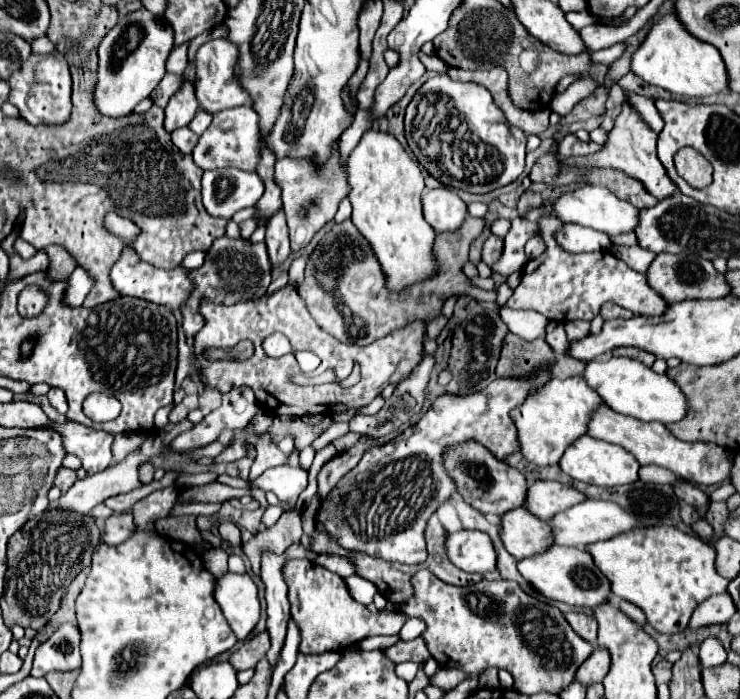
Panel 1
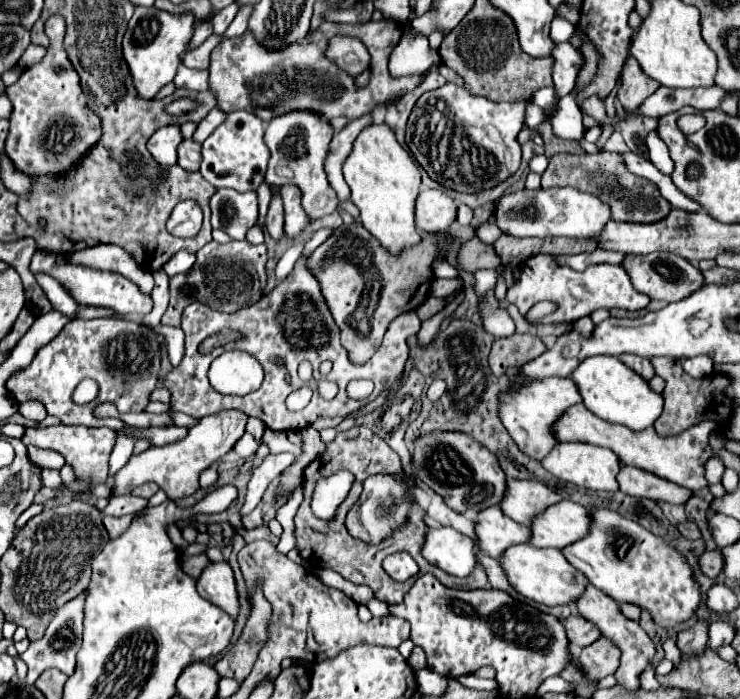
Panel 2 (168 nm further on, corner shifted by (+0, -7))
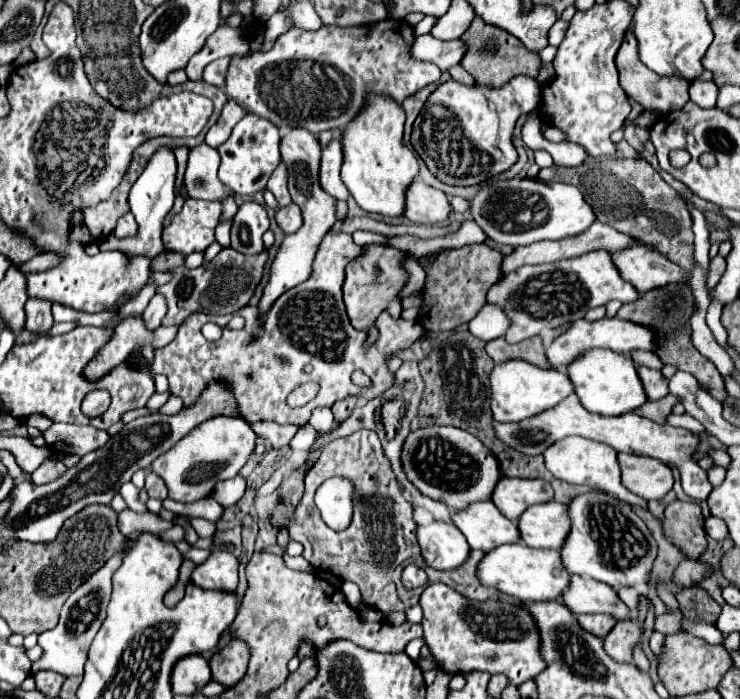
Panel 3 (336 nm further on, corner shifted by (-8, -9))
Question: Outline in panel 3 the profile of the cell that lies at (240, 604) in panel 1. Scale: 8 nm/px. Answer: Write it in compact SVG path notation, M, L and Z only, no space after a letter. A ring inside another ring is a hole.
M212 551L204 563L194 567L190 581L202 589L234 591L238 585L238 559L230 551Z

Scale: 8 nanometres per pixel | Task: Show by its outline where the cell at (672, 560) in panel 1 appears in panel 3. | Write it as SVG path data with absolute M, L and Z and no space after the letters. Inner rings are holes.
M588 491L576 495L568 503L570 515L570 535L560 549L562 565L566 571L592 577L610 585L614 591L620 587L636 587L648 581L648 573L656 559L656 541L644 521L632 511L632 507L624 501L614 505L614 495Z

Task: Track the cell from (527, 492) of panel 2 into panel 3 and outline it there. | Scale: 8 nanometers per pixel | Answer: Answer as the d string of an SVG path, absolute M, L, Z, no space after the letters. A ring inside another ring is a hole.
M500 475L494 487L494 495L490 499L502 515L506 515L510 521L516 523L526 507L550 501L552 487L542 479L520 479Z

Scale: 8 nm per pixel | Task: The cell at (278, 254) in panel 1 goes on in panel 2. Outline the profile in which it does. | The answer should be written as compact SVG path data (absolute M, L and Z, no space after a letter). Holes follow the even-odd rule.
M280 195L272 197L268 217L266 217L266 229L274 241L280 241L286 235L284 233L284 207L282 207Z

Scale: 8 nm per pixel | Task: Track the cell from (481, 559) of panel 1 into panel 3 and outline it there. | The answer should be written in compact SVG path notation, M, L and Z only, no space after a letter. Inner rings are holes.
M414 497L411 502L414 507L413 518L418 525L416 537L426 565L440 571L448 571L462 565L470 553L470 547L462 531L458 531L458 527L452 525L451 519L434 519L434 513L418 505L418 501L414 503Z

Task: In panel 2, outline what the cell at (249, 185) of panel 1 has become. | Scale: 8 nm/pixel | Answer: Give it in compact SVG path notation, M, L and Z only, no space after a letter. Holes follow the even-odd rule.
M216 189L214 197L210 197L210 209L214 229L222 229L232 239L244 239L258 217L258 195L254 191L238 193L234 189Z

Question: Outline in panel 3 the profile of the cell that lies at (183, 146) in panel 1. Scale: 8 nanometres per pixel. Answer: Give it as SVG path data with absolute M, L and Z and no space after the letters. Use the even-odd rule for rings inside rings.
M206 143L194 147L188 157L186 167L186 195L190 199L206 199L206 201L222 201L222 195L234 195L220 179L218 179L220 155L216 149Z

